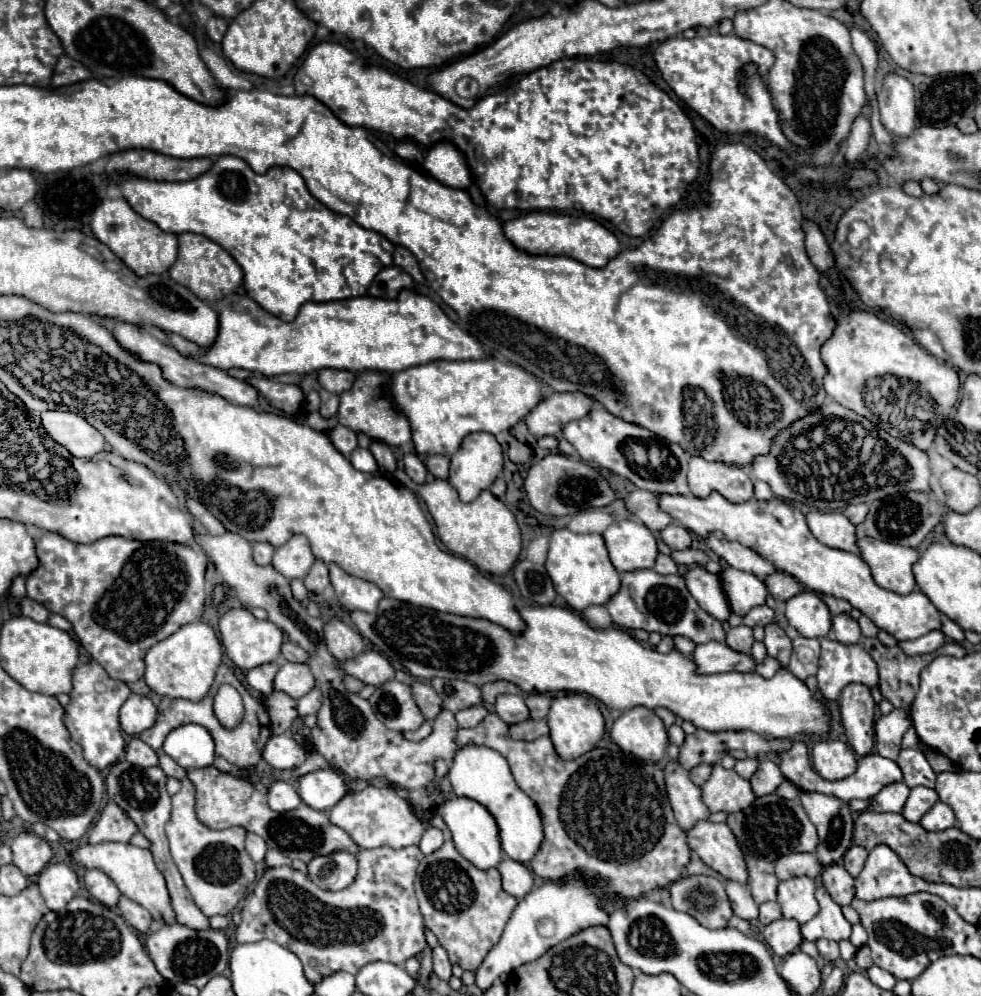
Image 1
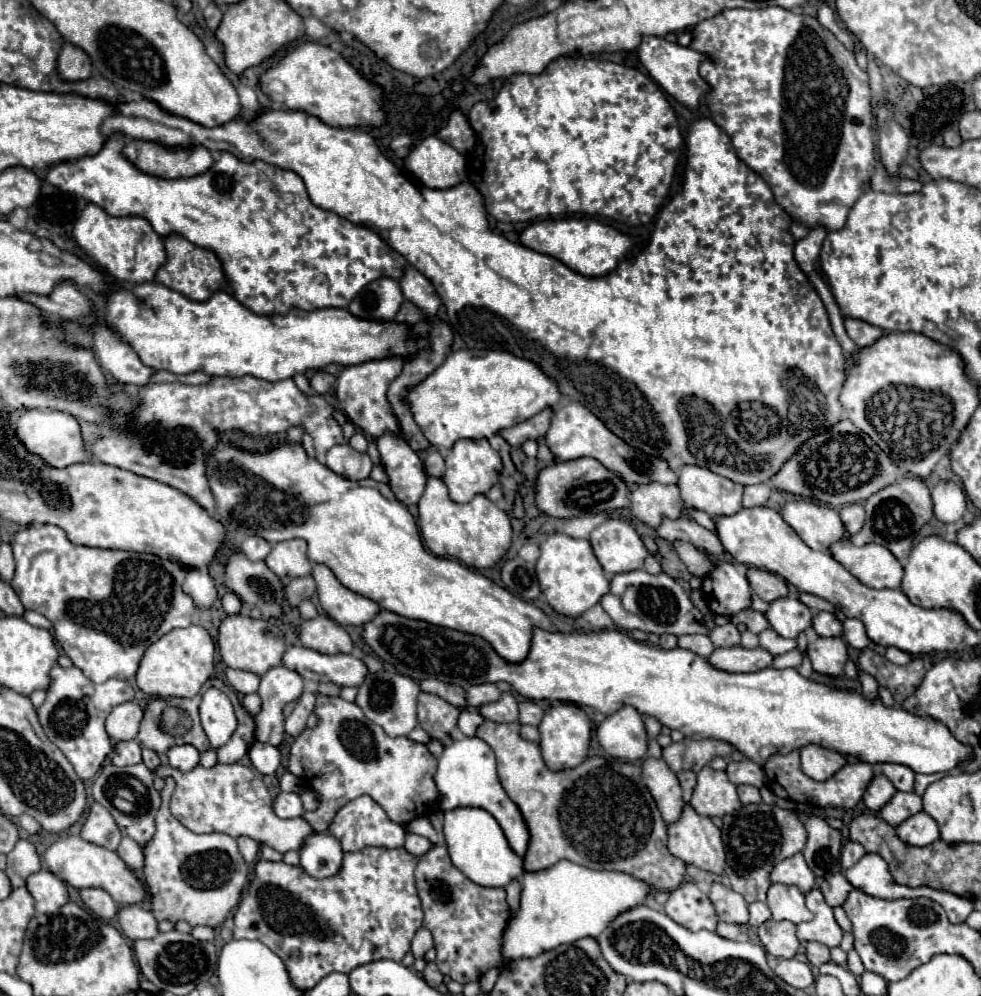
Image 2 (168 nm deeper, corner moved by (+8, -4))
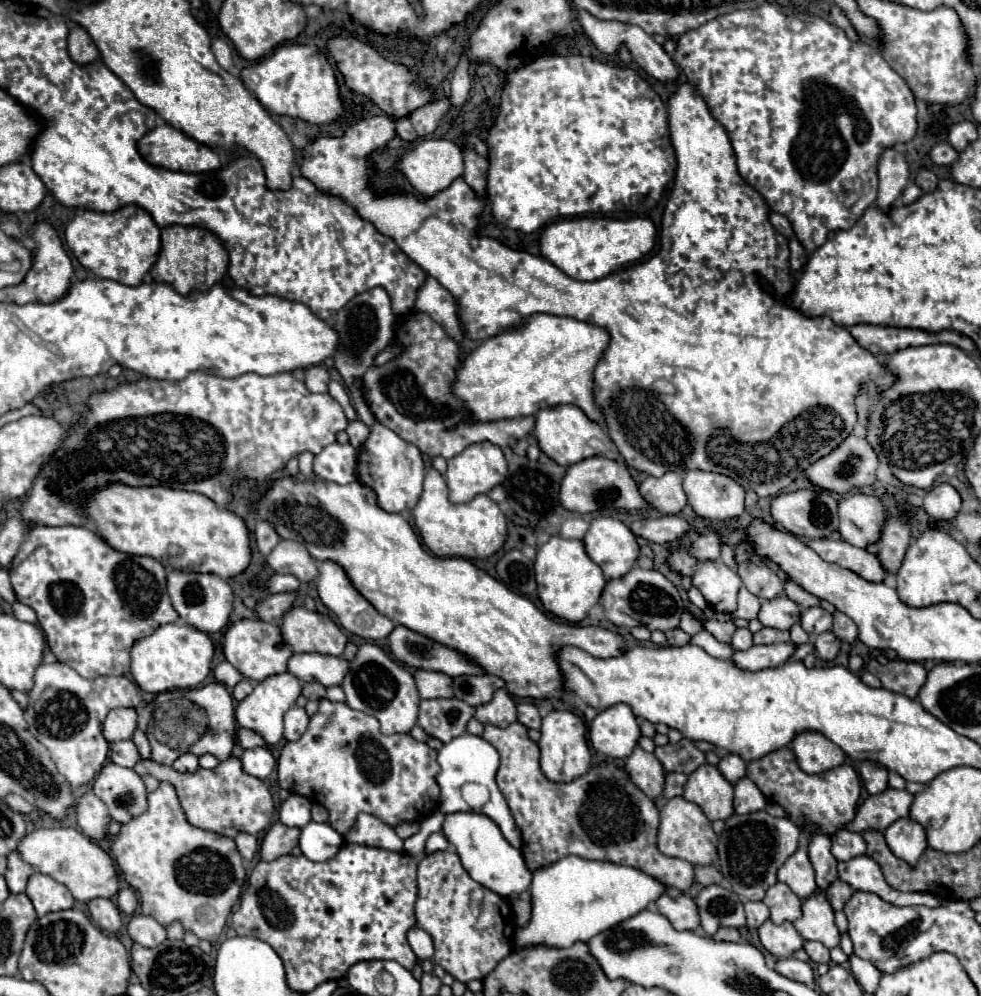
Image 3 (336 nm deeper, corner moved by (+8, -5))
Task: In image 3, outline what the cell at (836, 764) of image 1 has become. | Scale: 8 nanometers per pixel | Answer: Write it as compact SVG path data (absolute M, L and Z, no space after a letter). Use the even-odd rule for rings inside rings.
M801 733L793 739L793 751L799 767L809 775L825 773L845 763L845 753L821 733Z

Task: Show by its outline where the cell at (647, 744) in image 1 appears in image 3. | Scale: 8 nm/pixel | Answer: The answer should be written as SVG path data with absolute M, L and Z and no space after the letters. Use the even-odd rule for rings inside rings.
M619 703L601 711L589 725L589 739L595 751L613 759L625 759L637 747L641 737L639 723L629 705Z

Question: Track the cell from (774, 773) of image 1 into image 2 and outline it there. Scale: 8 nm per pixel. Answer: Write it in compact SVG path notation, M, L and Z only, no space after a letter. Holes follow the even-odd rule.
M737 786L737 794L739 794L739 800L741 800L743 806L747 806L747 804L759 804L761 802L761 794L753 786Z

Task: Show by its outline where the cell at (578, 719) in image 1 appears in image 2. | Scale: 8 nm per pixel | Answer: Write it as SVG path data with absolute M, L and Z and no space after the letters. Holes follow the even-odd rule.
M555 704L545 710L545 716L539 724L541 732L541 754L549 770L567 770L579 766L587 758L589 740L591 740L591 724L587 714L575 704Z

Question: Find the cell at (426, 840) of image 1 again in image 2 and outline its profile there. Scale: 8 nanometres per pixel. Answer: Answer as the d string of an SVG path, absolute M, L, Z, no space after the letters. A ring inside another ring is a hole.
M407 834L407 840L405 840L405 846L403 846L407 852L411 852L413 856L423 856L429 848L431 848L431 842L419 834Z

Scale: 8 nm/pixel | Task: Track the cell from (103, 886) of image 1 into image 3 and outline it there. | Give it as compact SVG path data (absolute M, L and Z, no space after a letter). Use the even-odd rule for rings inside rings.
M97 897L97 899L89 901L87 905L89 905L91 917L95 919L95 923L101 929L105 929L109 933L117 933L121 929L121 913L119 913L117 905L111 899Z

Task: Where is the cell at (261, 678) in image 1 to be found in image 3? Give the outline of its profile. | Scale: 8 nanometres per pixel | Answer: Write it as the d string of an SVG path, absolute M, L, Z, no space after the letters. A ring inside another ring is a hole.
M223 661L223 663L219 663L217 667L215 667L215 679L219 681L219 683L223 683L227 689L233 689L239 681L243 681L245 677L233 667L233 665L229 665L227 661Z

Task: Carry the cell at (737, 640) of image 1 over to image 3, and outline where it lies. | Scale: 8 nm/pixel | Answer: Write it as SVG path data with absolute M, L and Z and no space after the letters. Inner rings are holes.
M709 619L709 621L705 621L705 625L703 625L717 641L721 641L721 643L731 643L731 637L733 637L733 633L735 633L735 625L733 625L733 621L727 621L727 623L721 623L721 621L717 621L717 619Z

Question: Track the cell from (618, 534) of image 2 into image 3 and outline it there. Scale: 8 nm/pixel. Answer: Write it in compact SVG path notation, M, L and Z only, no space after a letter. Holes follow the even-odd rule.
M597 517L591 521L591 529L585 539L587 555L603 569L605 577L623 577L639 557L639 545L633 531L611 517Z

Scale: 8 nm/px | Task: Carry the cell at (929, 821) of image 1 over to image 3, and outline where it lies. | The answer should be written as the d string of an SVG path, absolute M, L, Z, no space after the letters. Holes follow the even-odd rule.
M909 817L897 819L889 829L883 831L883 835L889 849L897 857L909 861L909 865L913 865L913 861L917 861L927 849L927 831Z

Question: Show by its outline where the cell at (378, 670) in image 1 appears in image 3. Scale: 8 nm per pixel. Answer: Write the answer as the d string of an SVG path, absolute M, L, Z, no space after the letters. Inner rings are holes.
M295 653L289 659L289 673L297 679L315 679L325 687L341 685L345 673L349 673L349 661L343 657L319 655L319 653Z

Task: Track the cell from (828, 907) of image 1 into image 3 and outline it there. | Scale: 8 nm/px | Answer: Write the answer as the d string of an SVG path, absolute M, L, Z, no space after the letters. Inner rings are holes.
M821 891L803 901L803 917L793 925L803 939L819 941L829 949L839 945L839 931L833 921L833 909Z

